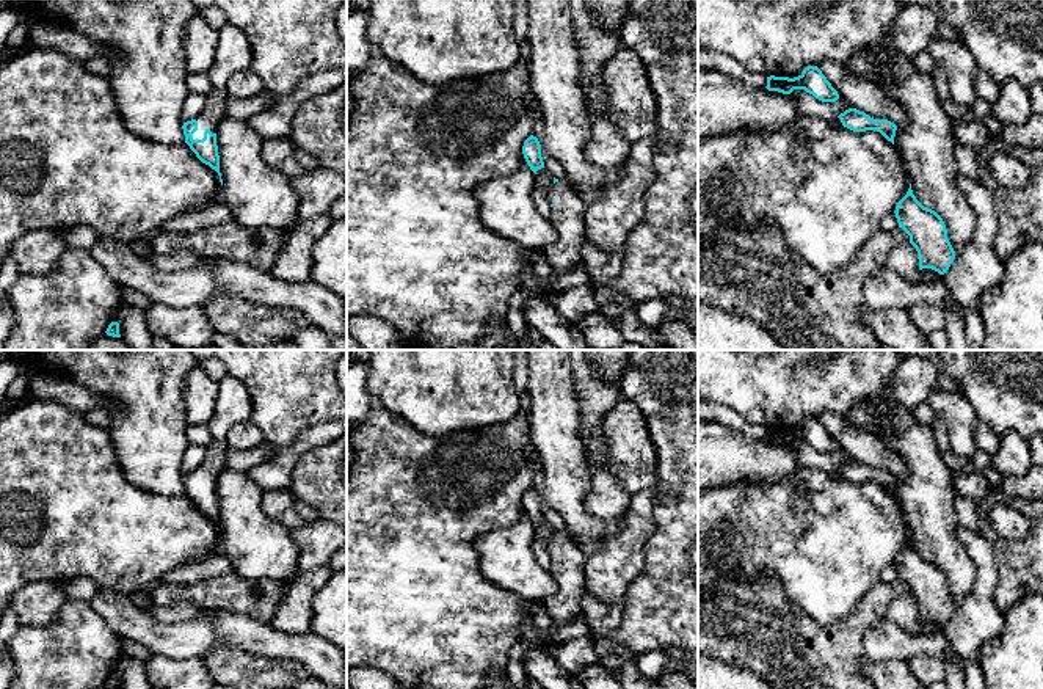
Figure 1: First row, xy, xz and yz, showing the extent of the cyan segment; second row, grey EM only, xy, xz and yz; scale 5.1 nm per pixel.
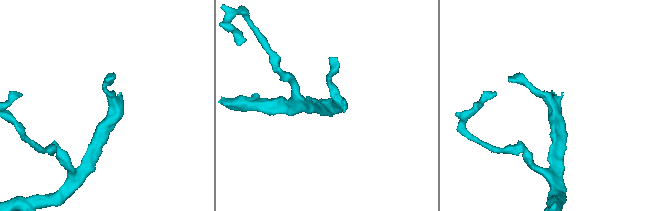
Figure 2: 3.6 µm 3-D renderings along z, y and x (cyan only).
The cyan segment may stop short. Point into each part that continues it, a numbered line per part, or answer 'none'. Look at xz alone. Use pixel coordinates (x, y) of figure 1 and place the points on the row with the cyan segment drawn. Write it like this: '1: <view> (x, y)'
1: xz (568, 214)

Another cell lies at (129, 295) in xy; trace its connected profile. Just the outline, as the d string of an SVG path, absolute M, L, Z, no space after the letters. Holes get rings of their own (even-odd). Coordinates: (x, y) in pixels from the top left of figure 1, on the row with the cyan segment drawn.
M119 286L119 292L121 292L122 301L125 301L132 306L136 306L141 311L144 311L154 304L154 301L149 297L146 297L144 293L141 293L132 287Z

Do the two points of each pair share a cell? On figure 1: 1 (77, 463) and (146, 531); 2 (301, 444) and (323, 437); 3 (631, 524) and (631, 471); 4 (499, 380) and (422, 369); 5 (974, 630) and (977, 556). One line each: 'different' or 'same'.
1: same
2: same
3: different
4: same
5: same

